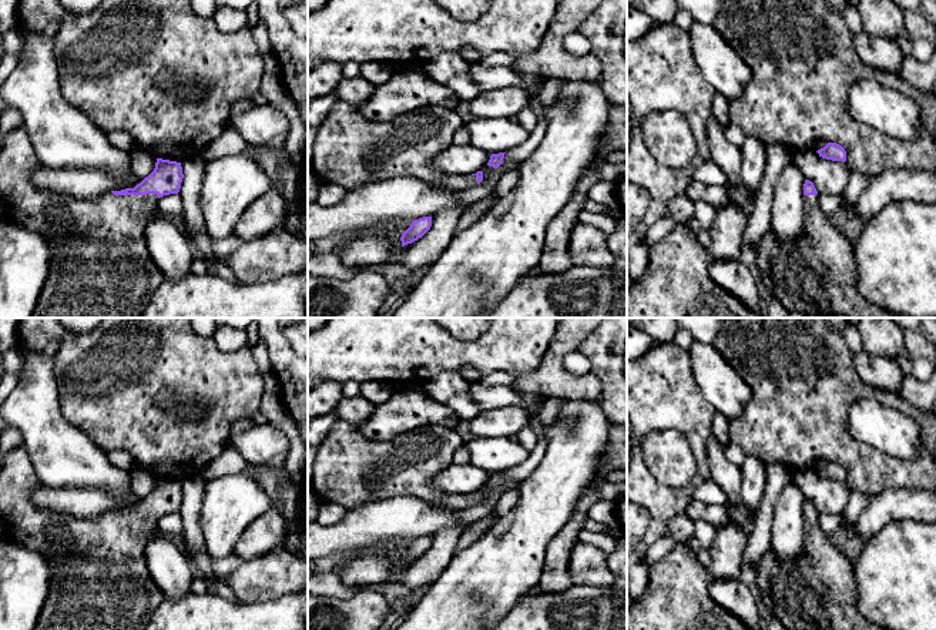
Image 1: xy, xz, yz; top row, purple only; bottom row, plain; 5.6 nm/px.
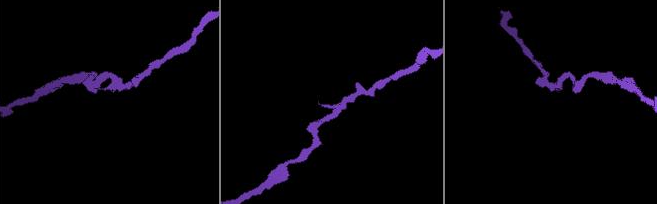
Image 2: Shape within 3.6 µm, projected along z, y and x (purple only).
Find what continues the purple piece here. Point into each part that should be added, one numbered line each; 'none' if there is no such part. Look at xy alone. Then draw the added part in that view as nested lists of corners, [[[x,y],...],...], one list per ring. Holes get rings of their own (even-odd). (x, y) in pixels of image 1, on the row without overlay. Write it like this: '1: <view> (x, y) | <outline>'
1: xy (100, 580) | [[[24,445],[11,449],[0,468],[3,537],[43,554],[51,572],[48,594],[34,630],[145,630],[164,600],[145,562],[147,539],[157,529],[158,515],[64,516],[33,503],[31,493],[38,483]]]

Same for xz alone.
1: xz (349, 471) | [[[339,422],[316,448],[312,490],[321,503],[346,509],[393,496],[416,496],[436,506],[463,510],[477,503],[476,495],[449,495],[433,486],[435,476],[452,465],[453,453],[463,446],[460,435],[442,423],[429,423],[400,433],[395,439],[372,442],[355,426]]]

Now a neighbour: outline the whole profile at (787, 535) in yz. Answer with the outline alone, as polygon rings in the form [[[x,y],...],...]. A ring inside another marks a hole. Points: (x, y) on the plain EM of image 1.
[[[789,482],[774,506],[771,550],[778,560],[801,557],[805,553],[804,503],[805,495]]]

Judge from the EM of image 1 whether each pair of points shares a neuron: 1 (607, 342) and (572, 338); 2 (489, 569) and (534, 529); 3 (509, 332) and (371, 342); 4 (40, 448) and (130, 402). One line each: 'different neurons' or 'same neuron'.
1: different neurons
2: same neuron
3: same neuron
4: different neurons

